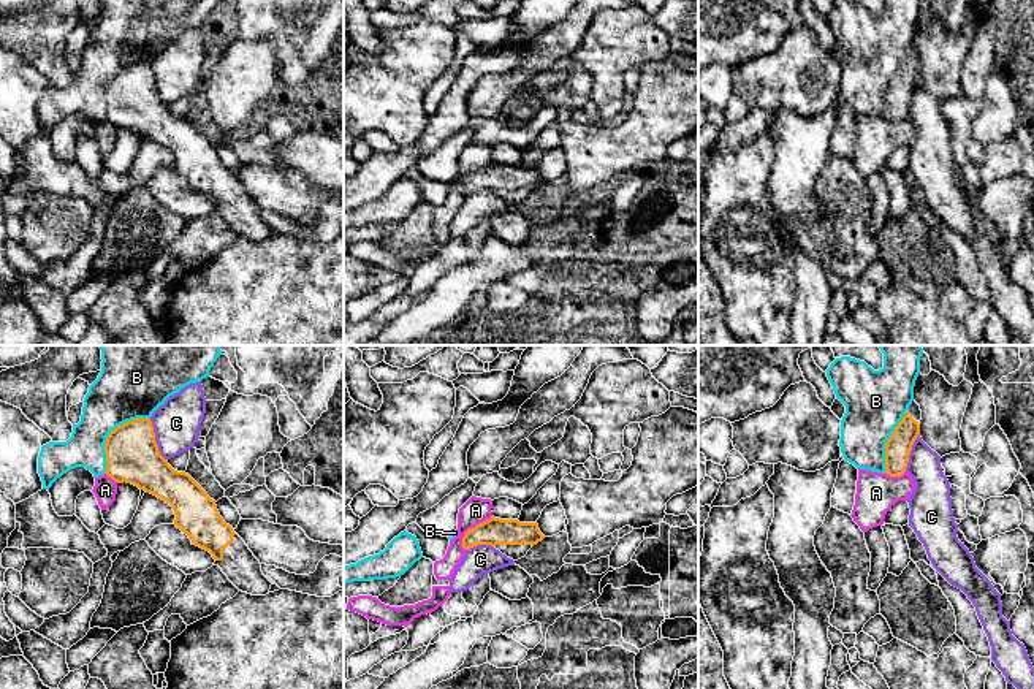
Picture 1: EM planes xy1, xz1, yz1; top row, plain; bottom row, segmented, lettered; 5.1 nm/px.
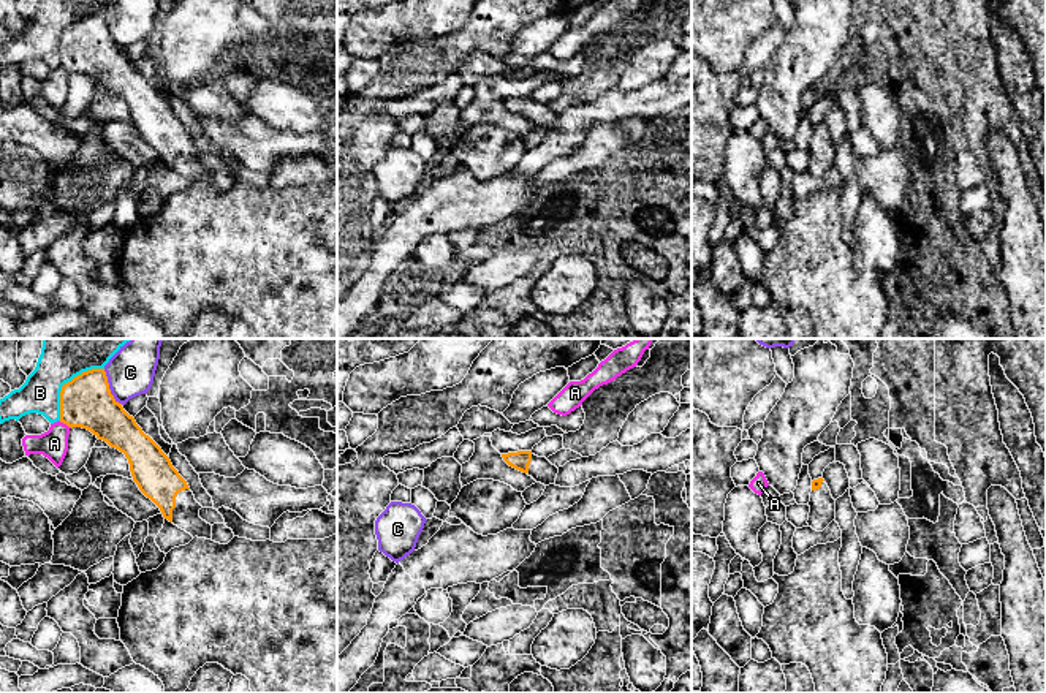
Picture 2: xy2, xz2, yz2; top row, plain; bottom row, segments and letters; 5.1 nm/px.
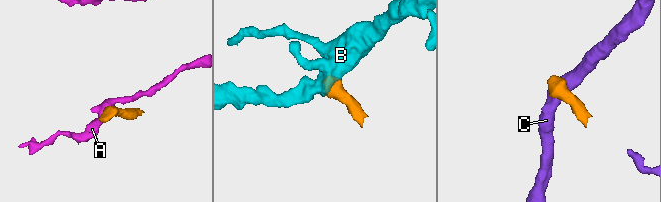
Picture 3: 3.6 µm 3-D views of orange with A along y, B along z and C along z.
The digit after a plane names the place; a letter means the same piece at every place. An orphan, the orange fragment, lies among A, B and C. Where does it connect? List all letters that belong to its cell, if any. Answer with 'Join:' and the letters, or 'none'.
Join: none

